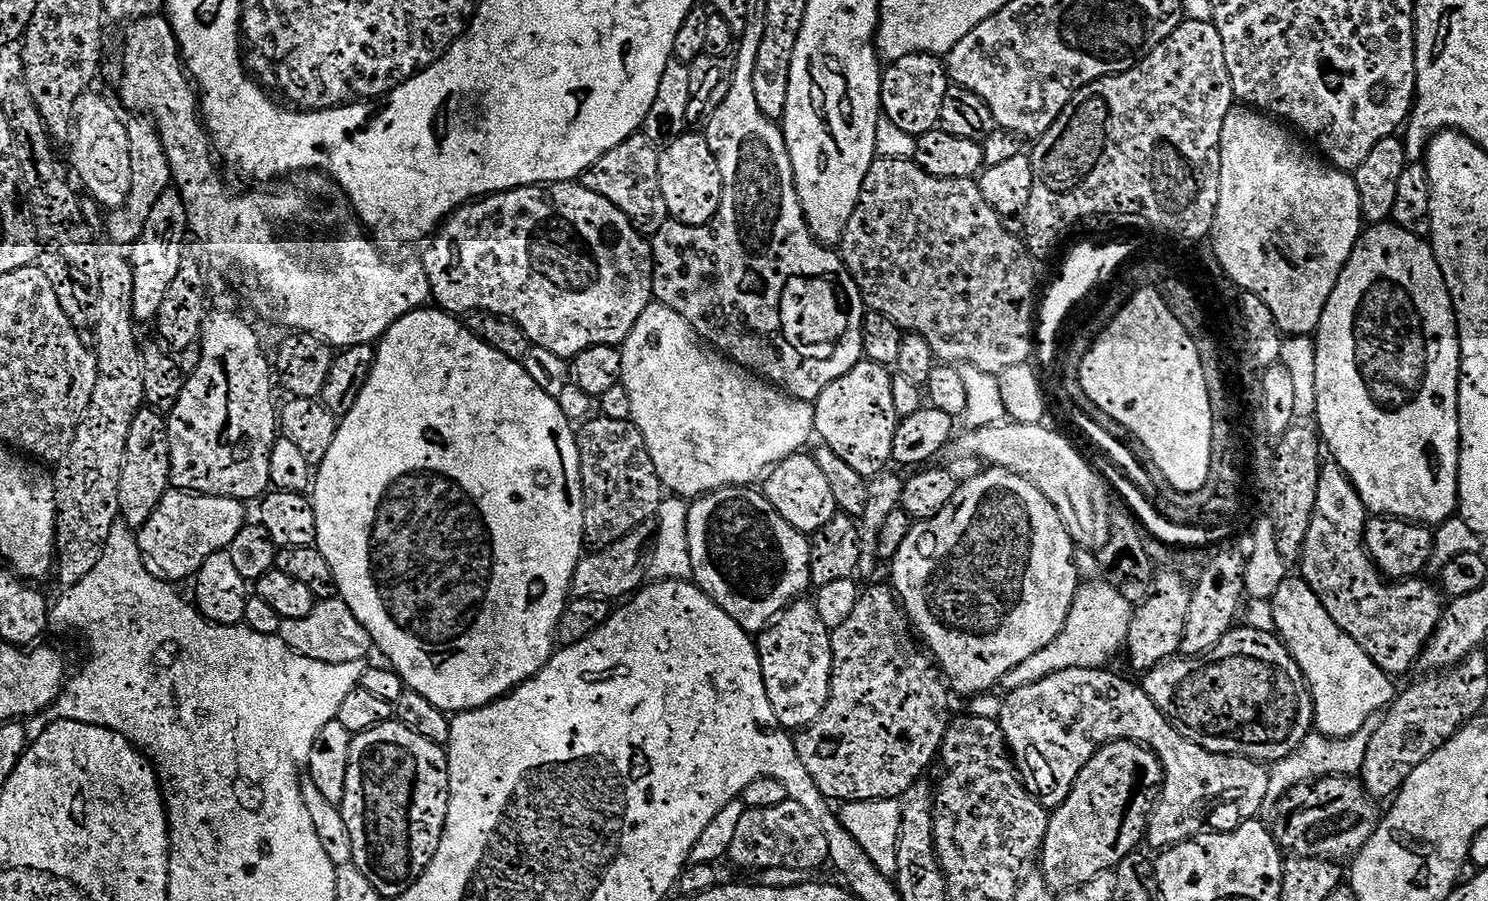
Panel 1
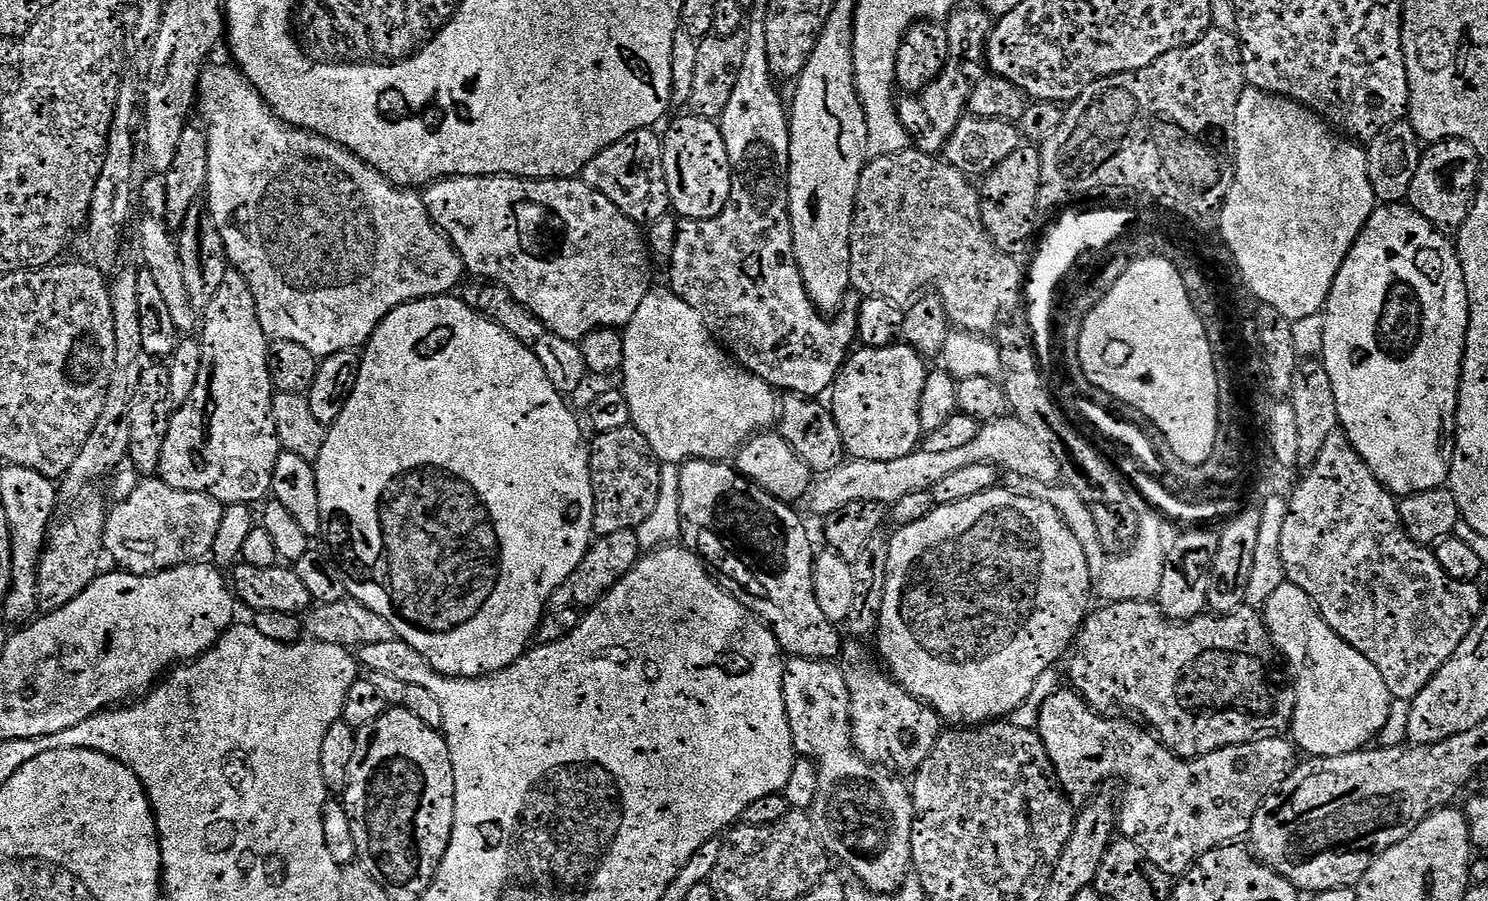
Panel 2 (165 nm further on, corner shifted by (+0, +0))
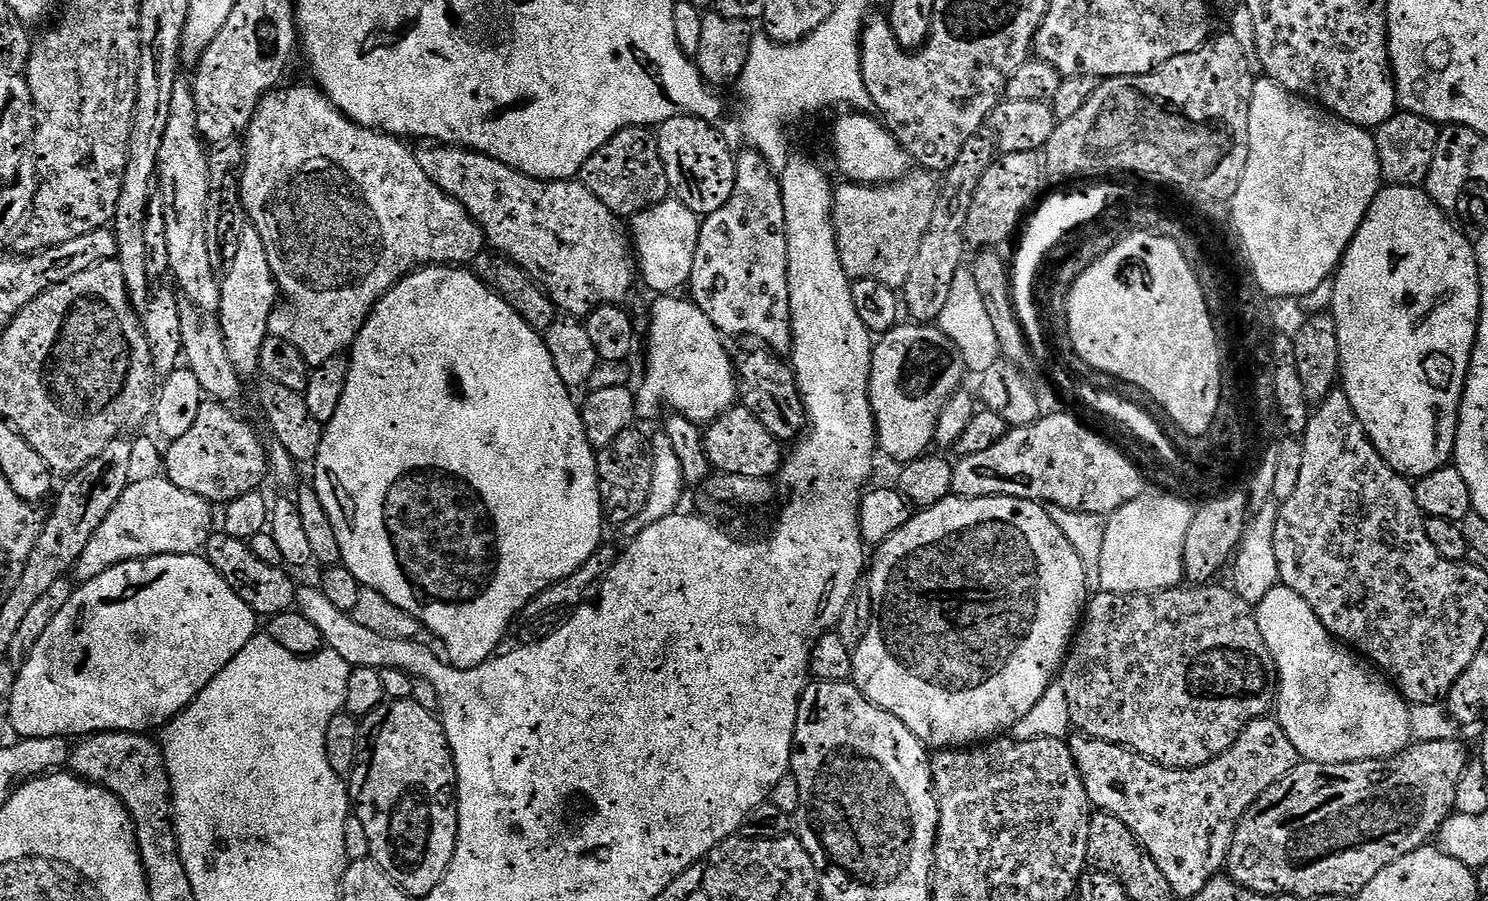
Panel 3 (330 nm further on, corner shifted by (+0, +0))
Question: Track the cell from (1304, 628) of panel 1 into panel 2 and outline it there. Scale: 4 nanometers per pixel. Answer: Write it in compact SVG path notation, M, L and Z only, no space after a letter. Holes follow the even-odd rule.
M1284 583L1262 609L1276 651L1286 661L1296 689L1291 739L1301 753L1337 756L1359 752L1379 737L1391 717L1390 690L1374 662L1346 642L1322 619L1306 590Z

